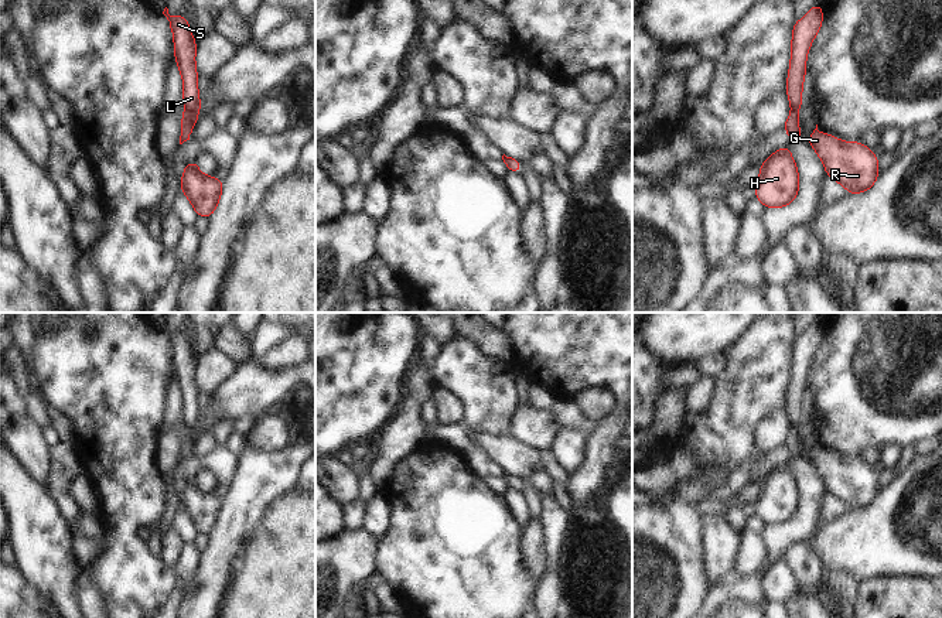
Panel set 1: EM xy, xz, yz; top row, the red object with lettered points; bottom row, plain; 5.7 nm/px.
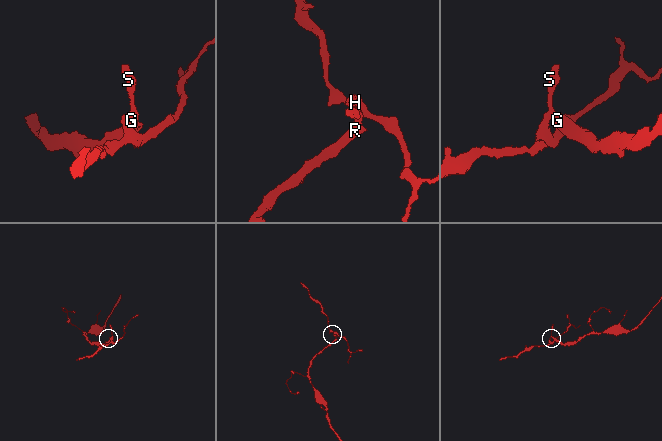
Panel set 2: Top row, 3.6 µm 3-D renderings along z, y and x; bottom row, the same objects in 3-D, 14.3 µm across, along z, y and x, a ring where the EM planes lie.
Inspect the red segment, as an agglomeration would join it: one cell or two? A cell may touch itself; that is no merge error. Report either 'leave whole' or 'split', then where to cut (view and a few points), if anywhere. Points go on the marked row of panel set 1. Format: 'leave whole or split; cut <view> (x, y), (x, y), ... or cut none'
split; cut xy (185, 111), (190, 113), (193, 123)

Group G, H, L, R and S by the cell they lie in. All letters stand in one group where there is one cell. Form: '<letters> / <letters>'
G L R S / H

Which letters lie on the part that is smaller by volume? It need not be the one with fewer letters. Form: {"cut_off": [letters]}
{"cut_off": ["H"]}

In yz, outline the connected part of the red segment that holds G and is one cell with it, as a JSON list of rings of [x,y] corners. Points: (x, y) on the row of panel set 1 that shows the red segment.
[[[816,129],[809,136],[809,144],[825,164],[826,175],[842,184],[849,194],[868,191],[877,181],[878,157],[857,141],[840,141],[836,136]]]

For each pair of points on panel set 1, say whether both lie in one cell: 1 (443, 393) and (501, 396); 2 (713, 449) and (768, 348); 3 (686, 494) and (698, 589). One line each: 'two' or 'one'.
1: two
2: one
3: one

